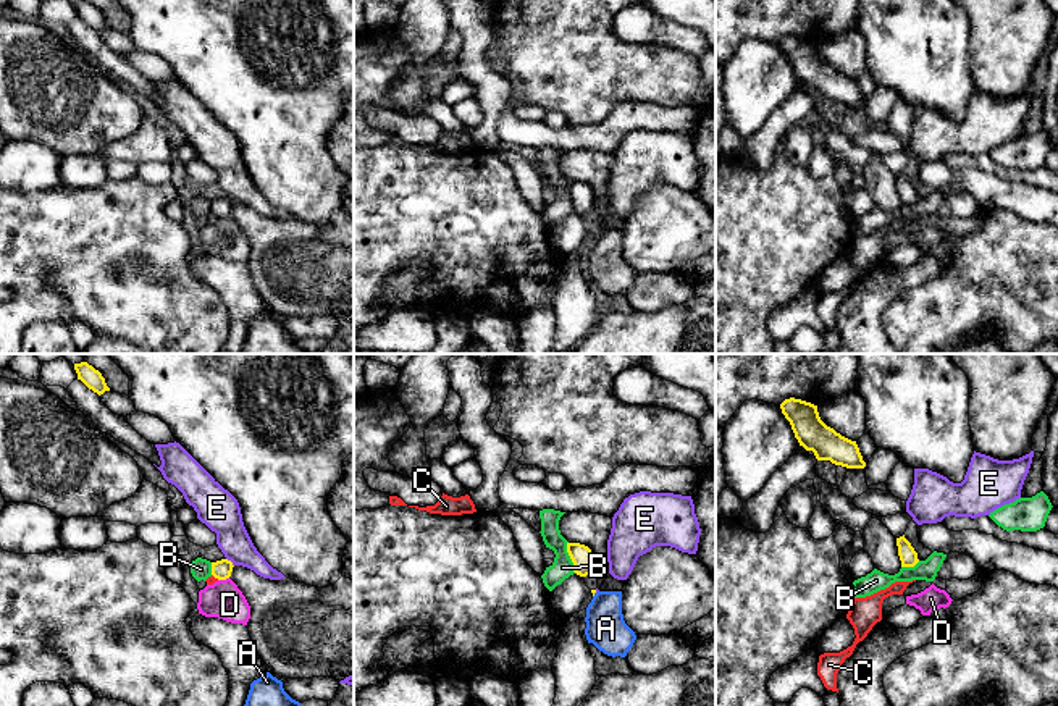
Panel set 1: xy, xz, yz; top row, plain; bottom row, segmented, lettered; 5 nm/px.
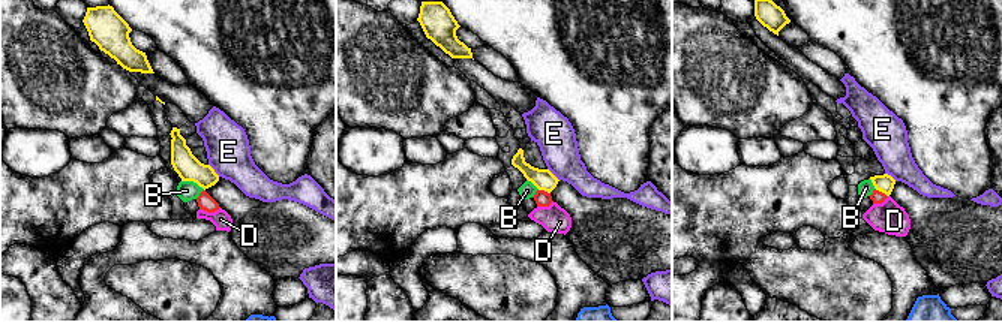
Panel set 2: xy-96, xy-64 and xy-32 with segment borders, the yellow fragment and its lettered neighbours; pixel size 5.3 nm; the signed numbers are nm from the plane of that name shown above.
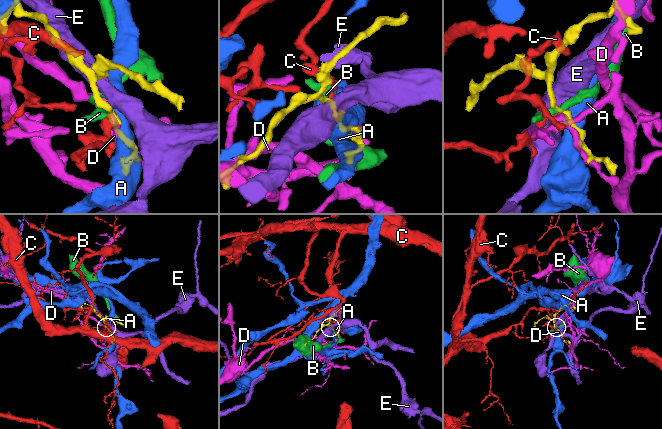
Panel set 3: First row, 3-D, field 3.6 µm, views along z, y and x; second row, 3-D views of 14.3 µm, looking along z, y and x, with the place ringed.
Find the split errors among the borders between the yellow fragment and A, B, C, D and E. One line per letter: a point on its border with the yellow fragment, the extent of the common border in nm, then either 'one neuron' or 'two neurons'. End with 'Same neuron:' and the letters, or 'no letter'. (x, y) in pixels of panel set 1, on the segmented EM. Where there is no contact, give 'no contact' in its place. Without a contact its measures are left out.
A: meets yellow in xz at (593, 595); contact 30 nm long; two neurons
B: meets yellow in xz at (570, 558); contact 170 nm long; two neurons
C: meets yellow in xy at (215, 577); contact 50 nm long; two neurons
D: meets yellow in xy at (223, 579); contact 60 nm long; two neurons
E: meets yellow in xy at (231, 563); contact 60 nm long; two neurons
Same neuron: no letter

